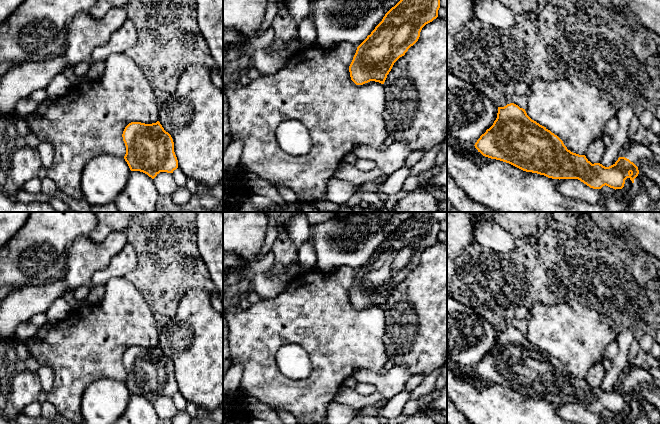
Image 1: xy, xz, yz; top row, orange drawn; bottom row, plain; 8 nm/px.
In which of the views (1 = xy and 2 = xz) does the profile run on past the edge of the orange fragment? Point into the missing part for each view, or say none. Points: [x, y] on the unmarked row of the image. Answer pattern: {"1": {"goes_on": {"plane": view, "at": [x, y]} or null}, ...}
{"1": {"goes_on": null}, "2": {"goes_on": null}}

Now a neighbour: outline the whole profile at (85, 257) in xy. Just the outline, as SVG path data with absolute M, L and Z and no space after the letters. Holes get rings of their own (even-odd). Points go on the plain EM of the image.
M123 231L113 232L98 243L90 237L77 237L68 250L64 278L71 290L91 287L93 275L105 269L127 243Z

